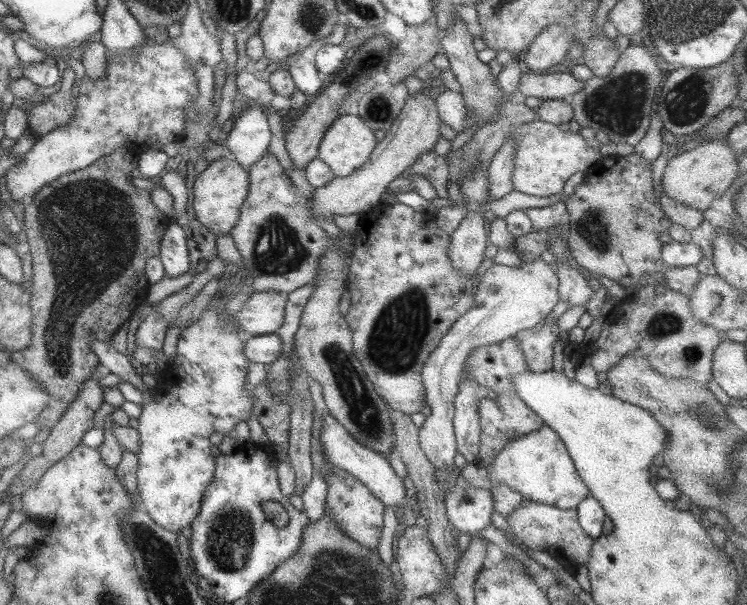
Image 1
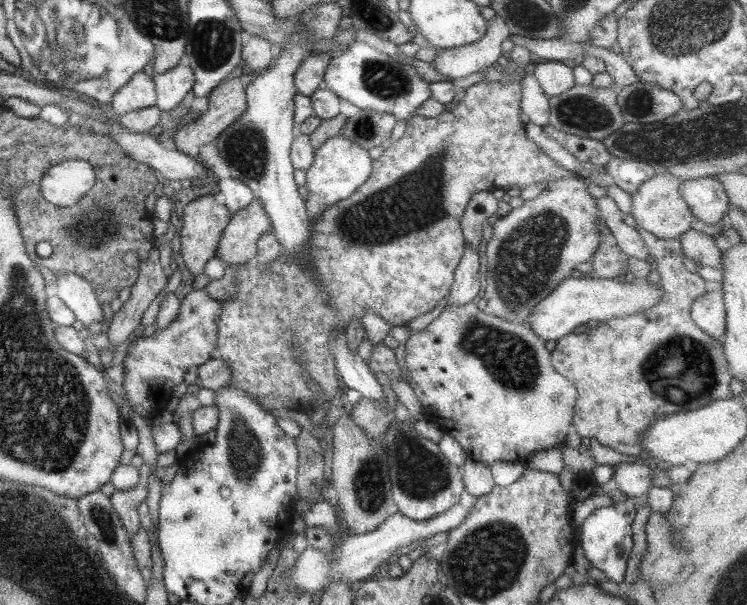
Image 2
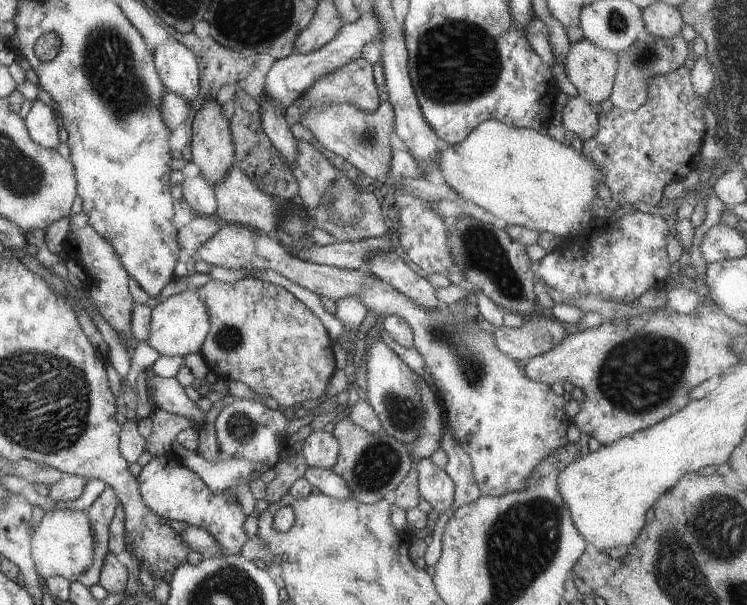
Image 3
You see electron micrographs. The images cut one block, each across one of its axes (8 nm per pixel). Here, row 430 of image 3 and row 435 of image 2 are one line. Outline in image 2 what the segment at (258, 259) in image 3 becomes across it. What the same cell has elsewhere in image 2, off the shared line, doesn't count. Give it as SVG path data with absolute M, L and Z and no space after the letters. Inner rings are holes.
M475 303L452 304L440 313L440 316L430 322L424 330L410 333L405 344L406 366L410 371L410 386L417 396L418 405L422 407L422 414L425 420L436 423L444 434L454 437L466 452L468 458L491 465L497 460L525 463L528 455L536 451L544 451L566 441L566 434L573 426L574 405L577 399L577 390L571 380L562 376L552 366L551 351L547 349L545 342L525 323L510 323L502 318L493 316L489 311L483 311Z

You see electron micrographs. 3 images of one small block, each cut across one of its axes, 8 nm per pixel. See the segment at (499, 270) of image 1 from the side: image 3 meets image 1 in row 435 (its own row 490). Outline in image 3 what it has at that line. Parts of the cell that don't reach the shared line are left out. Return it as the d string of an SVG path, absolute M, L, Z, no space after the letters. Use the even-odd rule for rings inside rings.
M422 458L416 463L416 469L422 498L439 513L449 509L454 504L455 484L448 473L431 458Z

